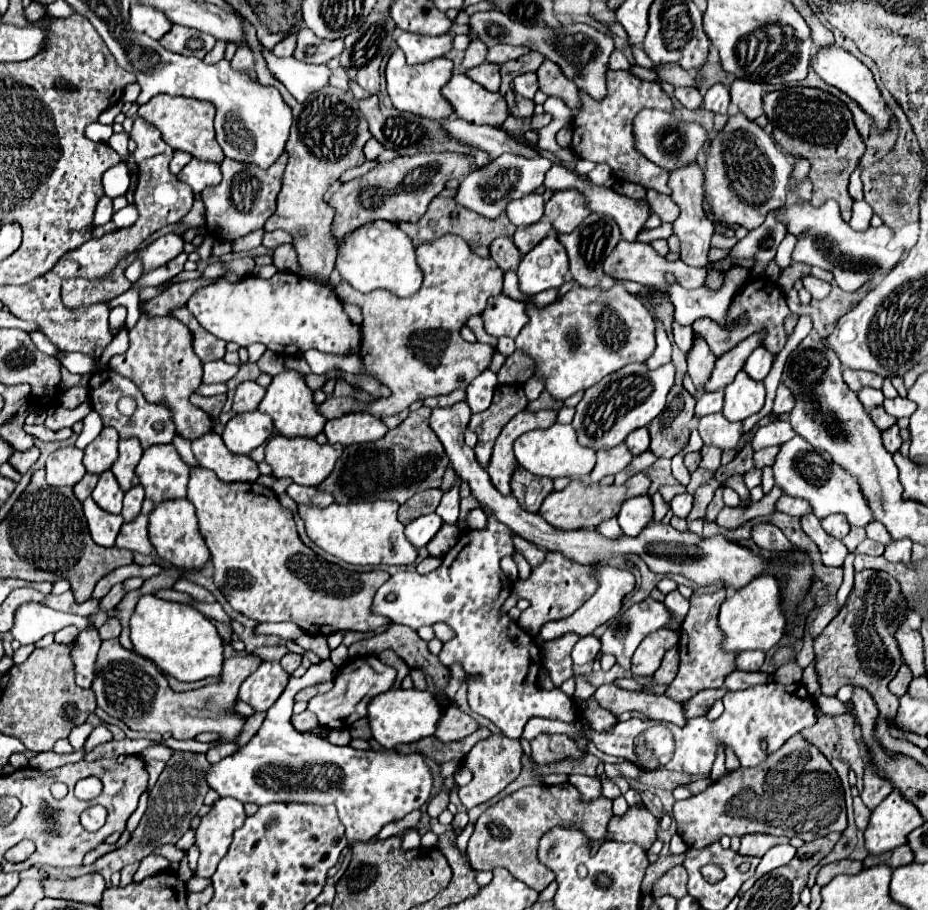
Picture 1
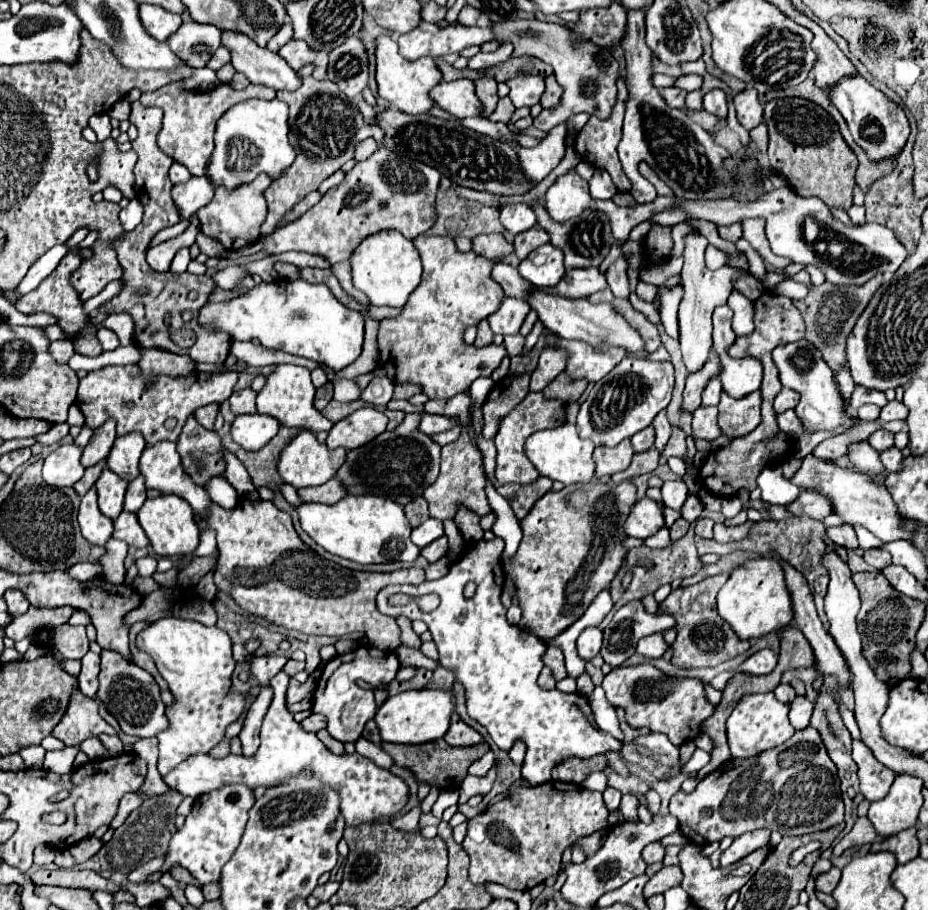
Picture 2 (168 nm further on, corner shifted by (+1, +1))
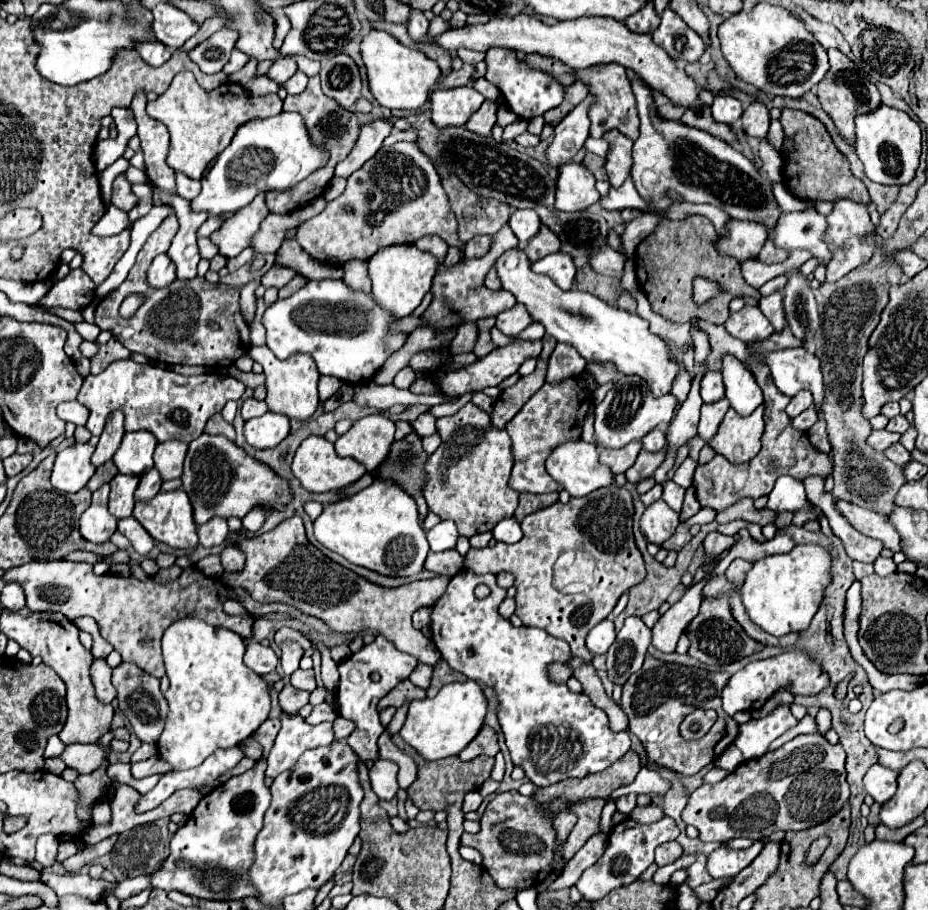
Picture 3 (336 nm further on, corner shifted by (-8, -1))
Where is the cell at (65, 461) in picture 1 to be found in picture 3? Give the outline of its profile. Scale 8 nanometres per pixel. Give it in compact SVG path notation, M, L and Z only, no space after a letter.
M73 444L57 454L51 474L51 484L55 490L73 494L87 486L91 476L95 474L95 466L89 462L93 454L91 444Z

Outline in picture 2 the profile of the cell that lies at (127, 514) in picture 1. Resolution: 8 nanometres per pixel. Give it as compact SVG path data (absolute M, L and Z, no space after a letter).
M138 476L136 480L132 480L128 484L126 490L126 500L124 500L124 510L126 512L136 512L142 508L142 504L146 502L146 488L144 488L144 478Z

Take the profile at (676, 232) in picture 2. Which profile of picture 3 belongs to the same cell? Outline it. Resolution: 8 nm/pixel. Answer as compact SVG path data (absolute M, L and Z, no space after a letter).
M731 219L726 224L728 236L719 237L716 248L739 262L757 256L767 239L766 228L756 222Z

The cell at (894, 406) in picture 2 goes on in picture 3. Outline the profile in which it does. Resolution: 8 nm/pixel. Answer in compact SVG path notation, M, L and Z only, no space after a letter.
M899 414L899 416L895 416L895 418L891 418L891 420L889 420L889 424L887 424L887 428L885 428L885 430L889 430L889 432L897 432L897 434L903 434L907 428L909 428L907 418Z

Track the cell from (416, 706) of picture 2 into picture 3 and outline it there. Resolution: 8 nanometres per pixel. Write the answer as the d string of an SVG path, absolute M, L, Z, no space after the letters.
M467 680L463 684L445 684L435 698L423 698L413 700L409 706L407 720L401 728L401 738L413 746L423 760L441 760L449 756L457 756L483 728L483 720L487 714L487 698L481 690L481 686L473 680Z

